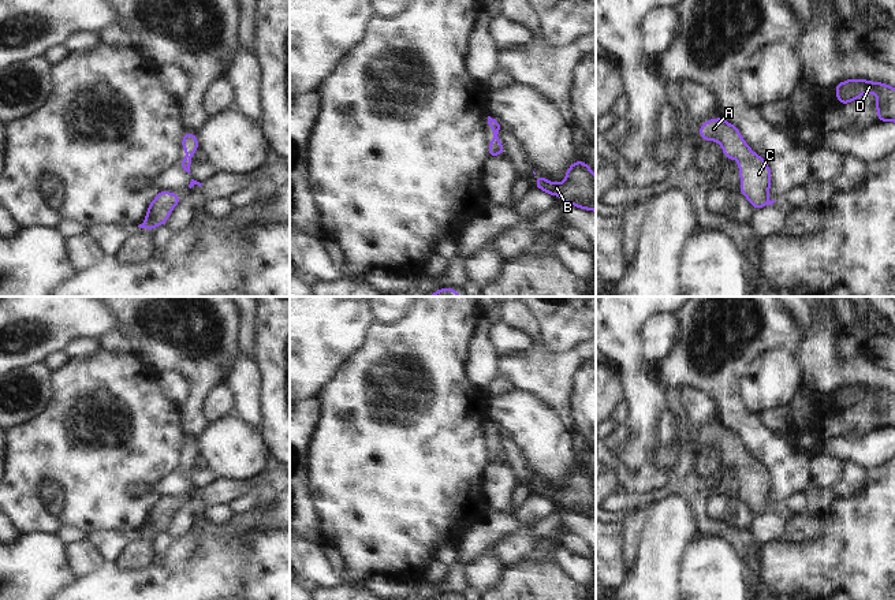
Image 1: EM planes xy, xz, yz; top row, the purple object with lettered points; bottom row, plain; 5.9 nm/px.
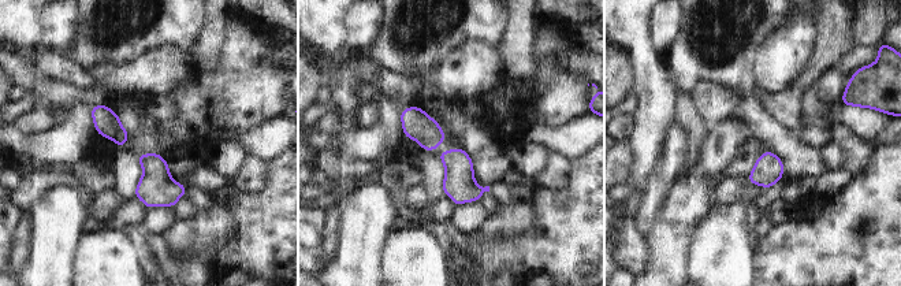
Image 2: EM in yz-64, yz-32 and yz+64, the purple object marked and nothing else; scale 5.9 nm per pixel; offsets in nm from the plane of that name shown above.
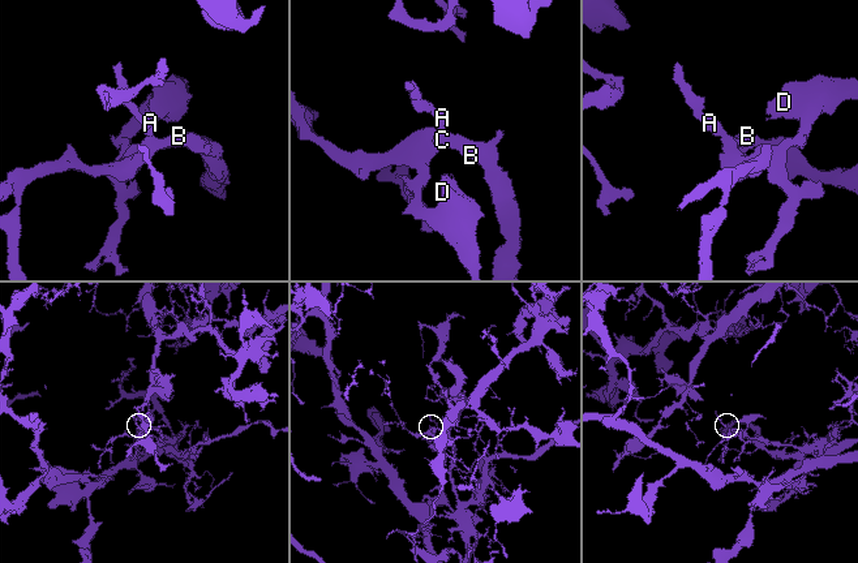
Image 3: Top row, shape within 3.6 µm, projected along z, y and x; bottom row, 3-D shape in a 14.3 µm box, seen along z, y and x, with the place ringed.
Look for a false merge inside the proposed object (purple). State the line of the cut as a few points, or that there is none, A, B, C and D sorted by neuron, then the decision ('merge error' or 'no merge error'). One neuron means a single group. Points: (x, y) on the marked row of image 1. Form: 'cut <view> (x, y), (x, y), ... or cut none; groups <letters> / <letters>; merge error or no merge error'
cut none; groups A B C D; no merge error

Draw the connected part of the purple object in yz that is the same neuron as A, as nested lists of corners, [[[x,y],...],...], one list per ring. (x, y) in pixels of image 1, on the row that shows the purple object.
[[[723,118],[704,122],[700,126],[700,138],[719,142],[726,159],[738,160],[741,193],[750,201],[754,210],[775,202],[768,200],[771,168],[761,156],[752,152],[734,124]]]

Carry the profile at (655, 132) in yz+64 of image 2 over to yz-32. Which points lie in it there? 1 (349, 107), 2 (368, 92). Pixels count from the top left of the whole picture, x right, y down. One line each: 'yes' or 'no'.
1: yes
2: no

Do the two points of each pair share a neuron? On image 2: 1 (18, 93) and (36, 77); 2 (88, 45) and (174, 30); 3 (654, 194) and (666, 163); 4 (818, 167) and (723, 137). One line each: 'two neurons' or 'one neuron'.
1: two neurons
2: one neuron
3: one neuron
4: two neurons

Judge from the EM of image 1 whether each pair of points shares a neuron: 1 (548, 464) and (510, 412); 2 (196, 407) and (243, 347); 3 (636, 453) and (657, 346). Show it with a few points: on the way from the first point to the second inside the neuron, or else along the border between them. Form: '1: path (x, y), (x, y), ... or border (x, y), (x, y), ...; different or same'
1: path (548, 451), (522, 424); same
2: border (239, 317), (237, 328), (238, 350); different
3: border (642, 339), (644, 361), (653, 371); different

